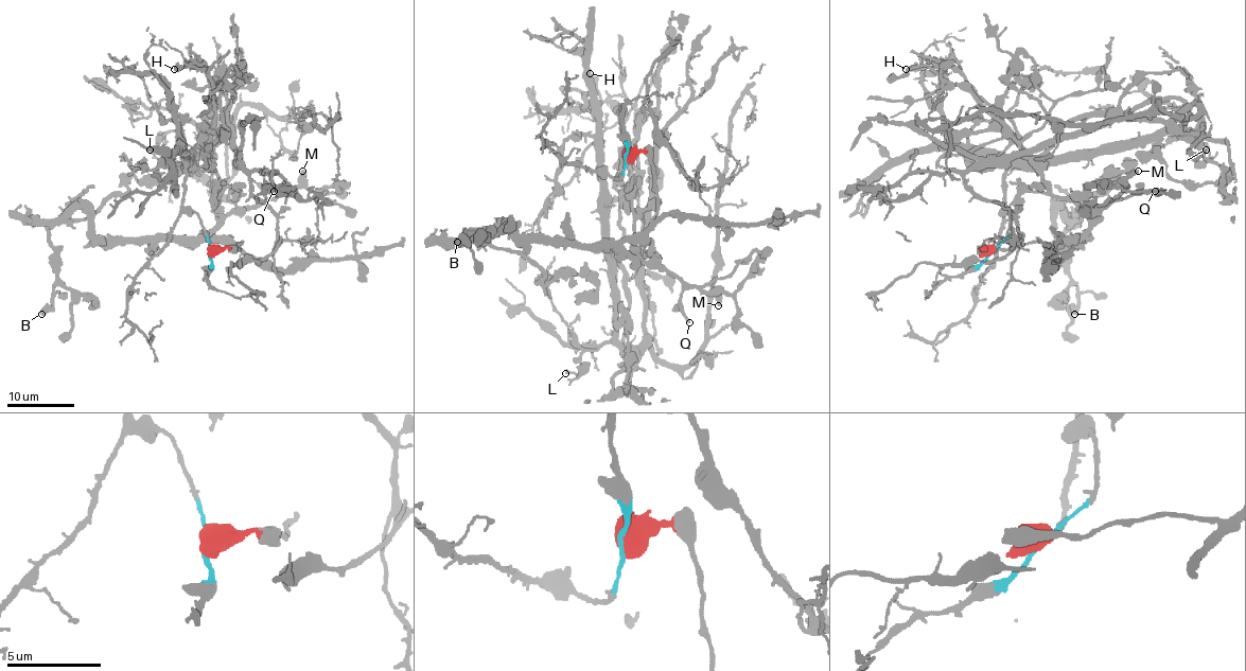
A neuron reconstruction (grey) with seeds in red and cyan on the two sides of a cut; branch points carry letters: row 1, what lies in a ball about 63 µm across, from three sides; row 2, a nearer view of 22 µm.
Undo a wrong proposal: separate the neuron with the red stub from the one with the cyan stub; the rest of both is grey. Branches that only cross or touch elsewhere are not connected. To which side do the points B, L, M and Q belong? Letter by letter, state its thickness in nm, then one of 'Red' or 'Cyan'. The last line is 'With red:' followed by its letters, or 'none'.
B: Thickness 650 nm. Red
L: Thickness 190 nm. Cyan
M: Thickness 400 nm. Red
Q: Thickness 200 nm. Red
With red: B, M, Q

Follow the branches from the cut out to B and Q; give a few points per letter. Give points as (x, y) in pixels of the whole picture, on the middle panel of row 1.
B: (626, 158), (642, 152), (653, 170), (656, 212), (639, 232), (592, 245), (524, 241), (506, 223), (456, 241)
Q: (626, 158), (642, 152), (650, 160), (656, 212), (622, 248), (660, 265), (682, 283), (680, 307), (688, 322)

